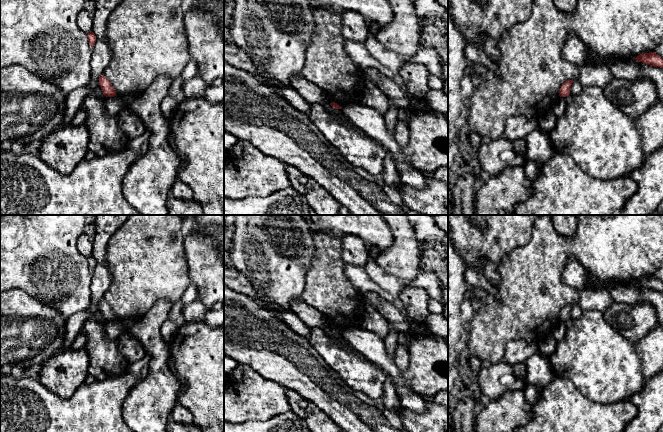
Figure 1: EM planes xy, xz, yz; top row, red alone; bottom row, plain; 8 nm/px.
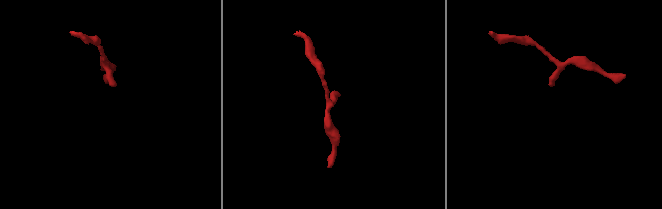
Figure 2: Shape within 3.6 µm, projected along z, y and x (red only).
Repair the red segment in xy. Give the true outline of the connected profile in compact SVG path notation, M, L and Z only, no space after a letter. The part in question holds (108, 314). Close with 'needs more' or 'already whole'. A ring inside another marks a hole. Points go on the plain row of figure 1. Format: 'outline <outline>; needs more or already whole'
outline M103 299L99 301L99 309L103 315L104 320L114 321L116 320L116 315L110 305Z; already whole

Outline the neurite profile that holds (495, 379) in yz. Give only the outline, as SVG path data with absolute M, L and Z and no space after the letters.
M505 361L484 363L478 371L478 381L481 394L491 400L496 400L509 391L526 388L524 381L516 375L513 365Z

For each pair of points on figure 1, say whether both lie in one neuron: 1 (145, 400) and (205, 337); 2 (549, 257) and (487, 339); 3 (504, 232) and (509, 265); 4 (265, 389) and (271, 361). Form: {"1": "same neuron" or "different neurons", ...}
{"1": "different neurons", "2": "same neuron", "3": "different neurons", "4": "different neurons"}

